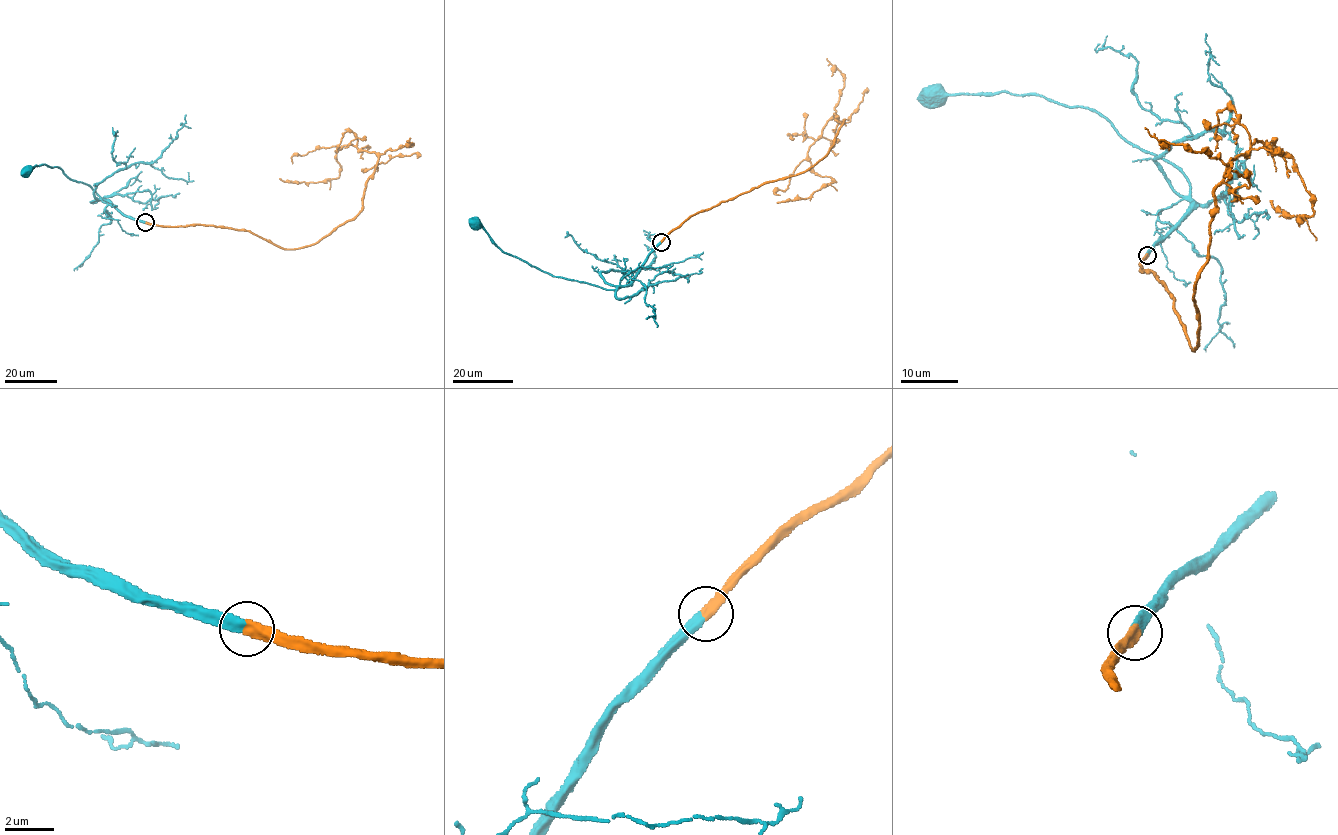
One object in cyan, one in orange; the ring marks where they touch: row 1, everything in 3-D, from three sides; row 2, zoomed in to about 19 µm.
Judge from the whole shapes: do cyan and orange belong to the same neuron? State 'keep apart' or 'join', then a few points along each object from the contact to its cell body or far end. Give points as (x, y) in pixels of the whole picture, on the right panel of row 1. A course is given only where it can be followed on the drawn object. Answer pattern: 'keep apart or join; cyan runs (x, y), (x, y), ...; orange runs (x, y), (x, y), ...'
join; cyan runs (1147, 255), (1190, 203), (1190, 187), (1171, 164), (1129, 144), (1088, 108), (997, 91), (933, 95); orange runs (1147, 255), (1196, 350), (1215, 185), (1258, 140), (1313, 213), (1271, 200)

